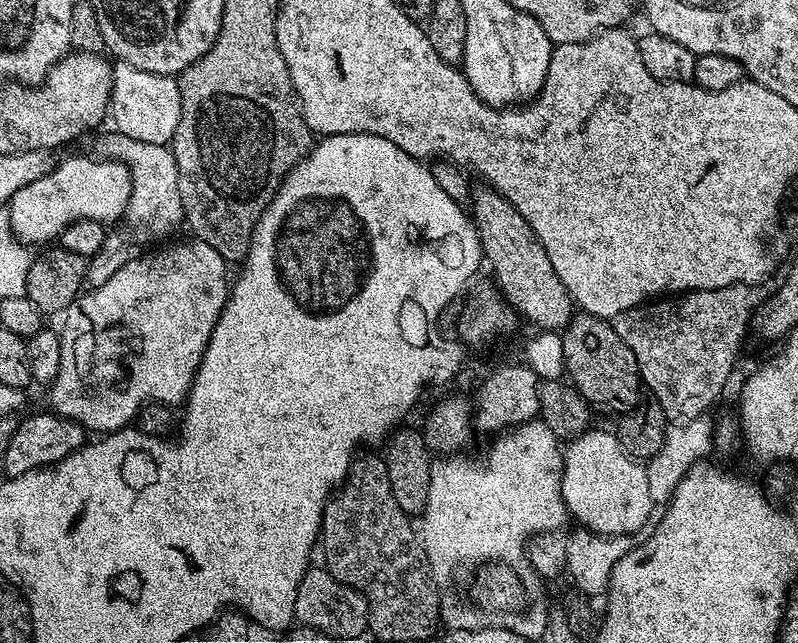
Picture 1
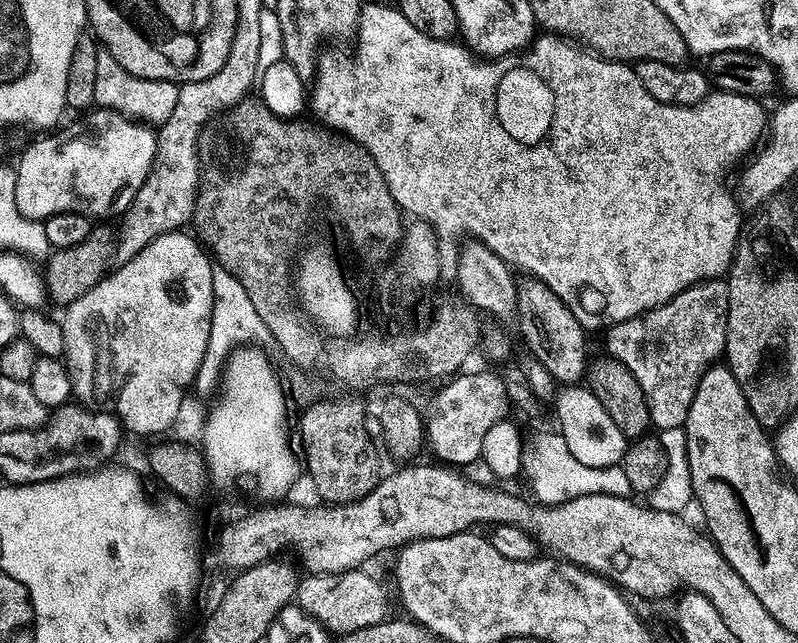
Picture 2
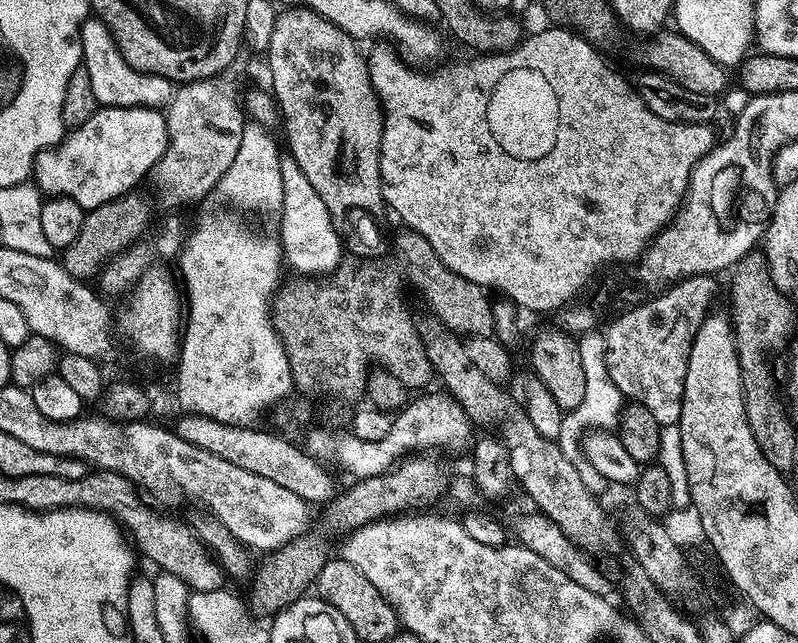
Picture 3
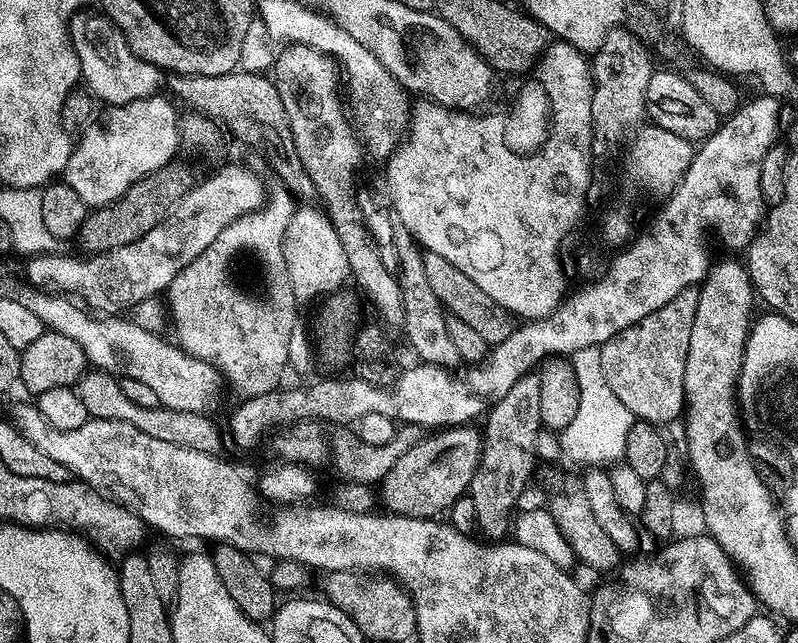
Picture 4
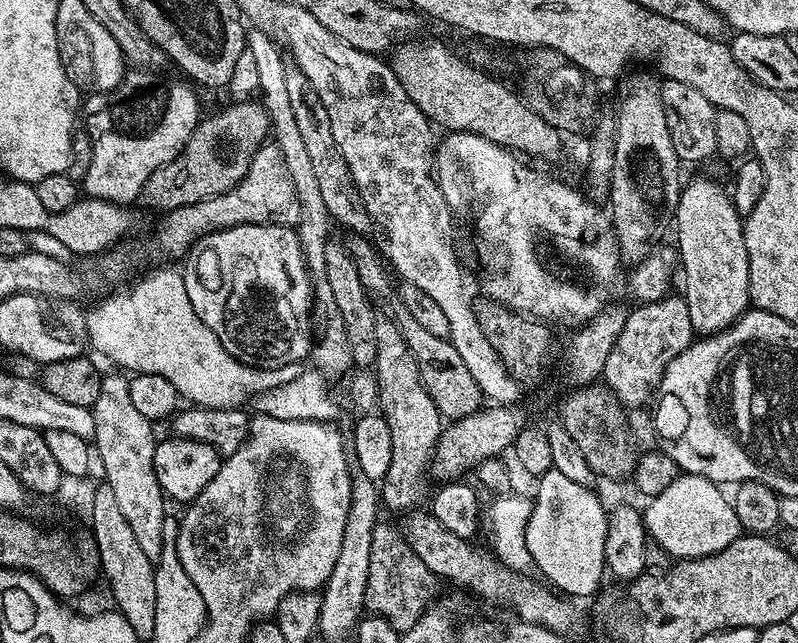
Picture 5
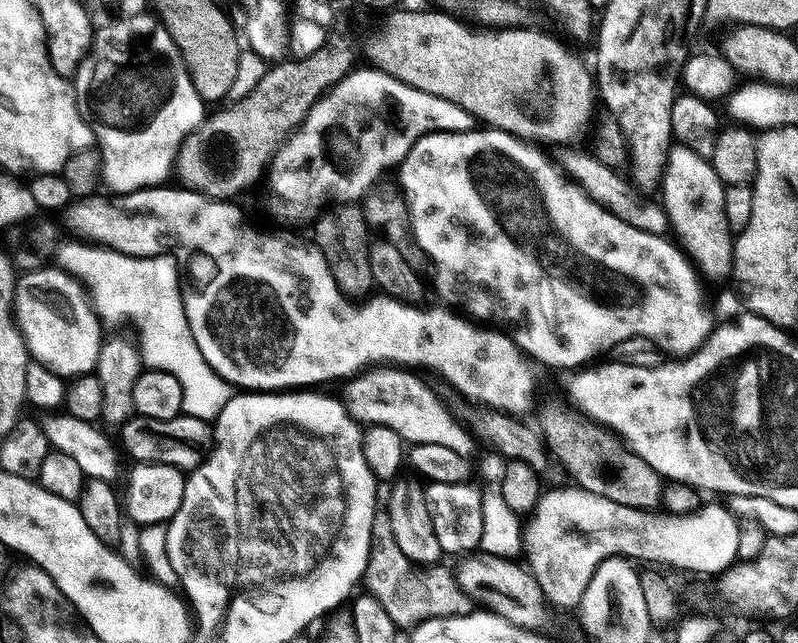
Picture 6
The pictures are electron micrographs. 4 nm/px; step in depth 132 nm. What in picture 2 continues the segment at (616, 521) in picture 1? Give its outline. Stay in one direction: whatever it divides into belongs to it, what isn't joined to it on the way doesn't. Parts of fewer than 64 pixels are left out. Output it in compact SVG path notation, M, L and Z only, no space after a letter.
M540 430L526 432L522 439L522 470L528 474L534 490L533 497L543 505L561 504L576 497L592 493L604 493L611 496L629 497L633 491L628 482L626 472L621 465L610 467L592 467L581 464L570 453L565 438L559 431Z

